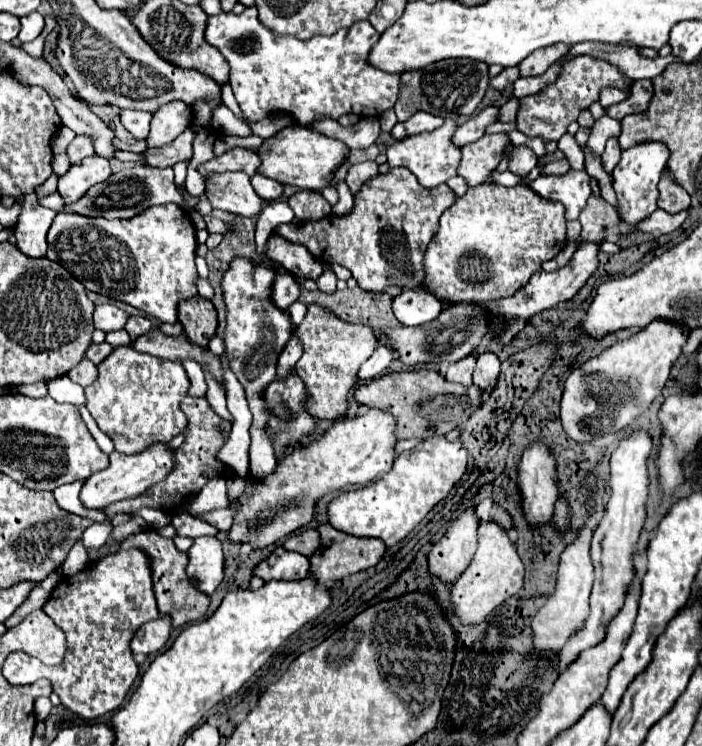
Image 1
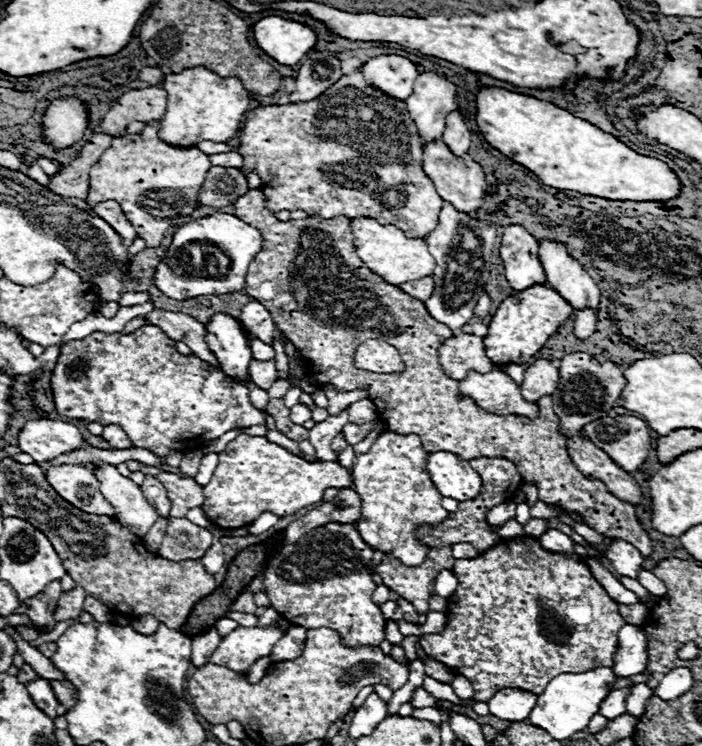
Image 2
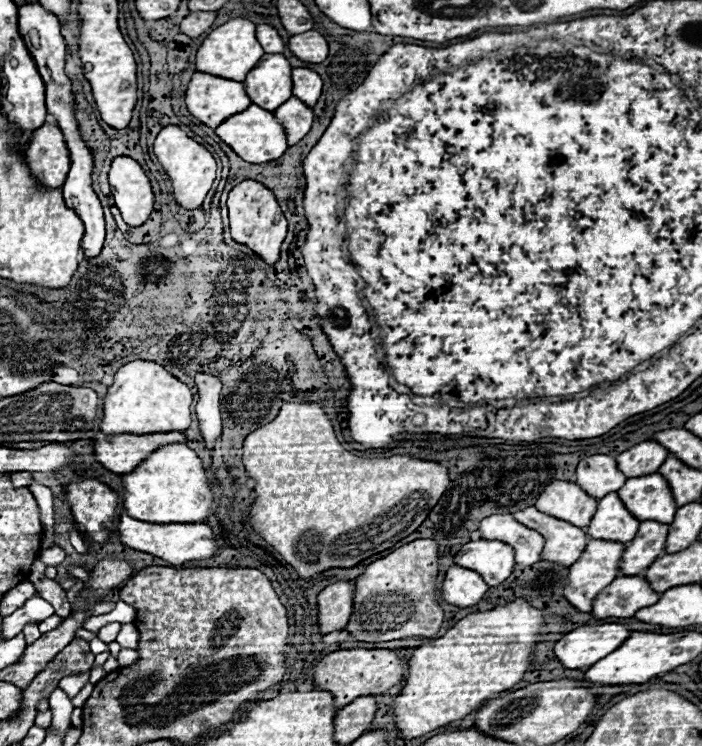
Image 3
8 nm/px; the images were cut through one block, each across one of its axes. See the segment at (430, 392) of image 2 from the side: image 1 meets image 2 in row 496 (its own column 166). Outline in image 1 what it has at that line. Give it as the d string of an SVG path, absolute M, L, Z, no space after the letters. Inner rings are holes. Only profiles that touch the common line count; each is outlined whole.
M146 530L146 532L138 532L132 534L130 538L126 538L126 542L122 544L122 548L144 548L148 550L150 558L152 558L152 578L154 578L154 592L156 592L156 600L158 600L158 610L160 616L168 616L172 620L172 626L184 626L188 622L200 620L210 604L210 598L204 594L198 594L198 590L194 590L192 582L186 578L186 554L178 552L172 540L162 538L156 530Z

